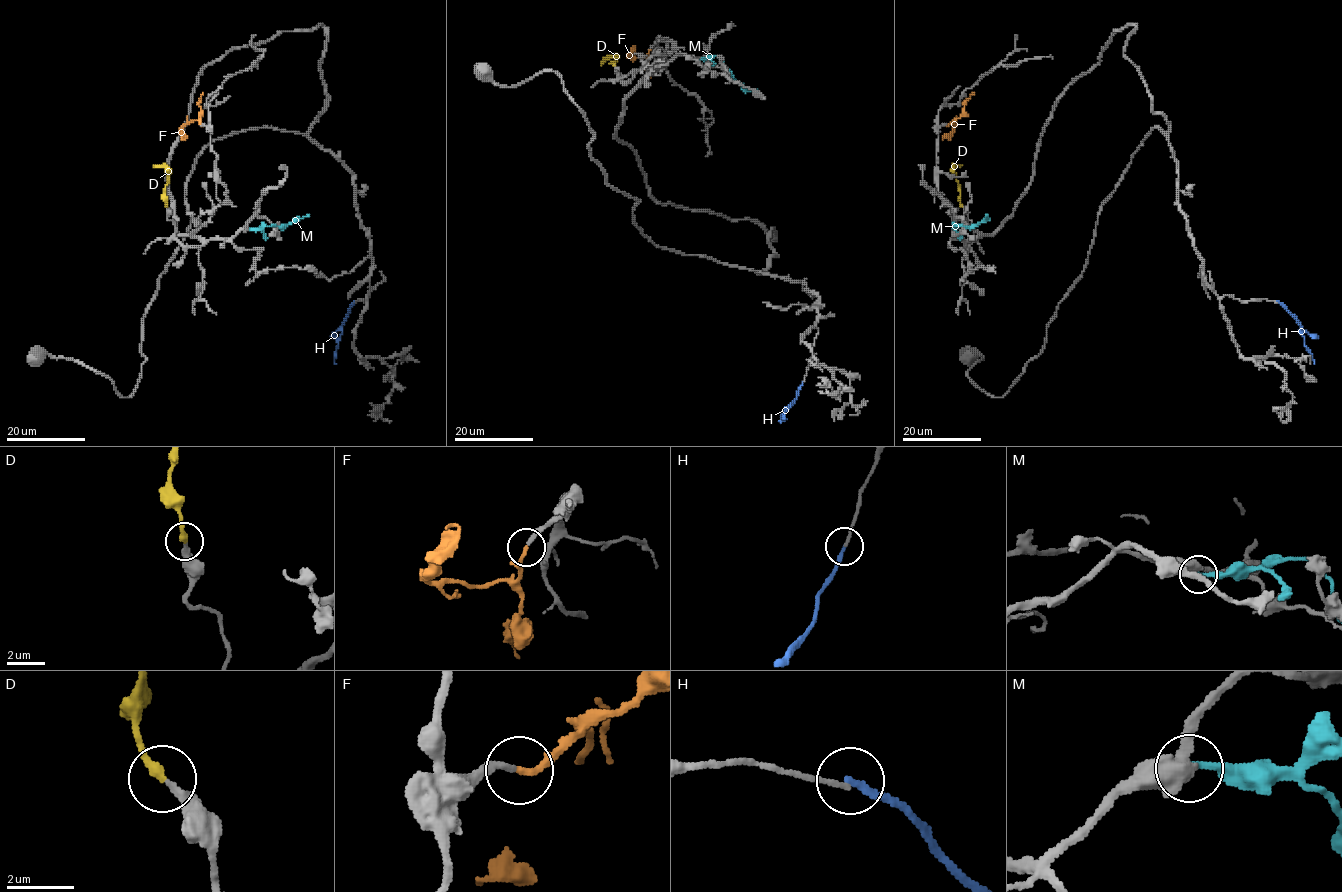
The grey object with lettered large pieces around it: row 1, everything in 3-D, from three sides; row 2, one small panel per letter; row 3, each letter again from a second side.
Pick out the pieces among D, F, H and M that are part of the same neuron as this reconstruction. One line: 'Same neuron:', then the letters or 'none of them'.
Same neuron: D, F

